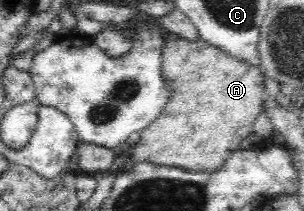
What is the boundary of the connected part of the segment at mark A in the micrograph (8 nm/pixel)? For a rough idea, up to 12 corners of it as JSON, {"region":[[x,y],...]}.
{"region":[[199,37],[166,40],[173,89],[128,151],[218,170],[264,109],[259,66]]}

